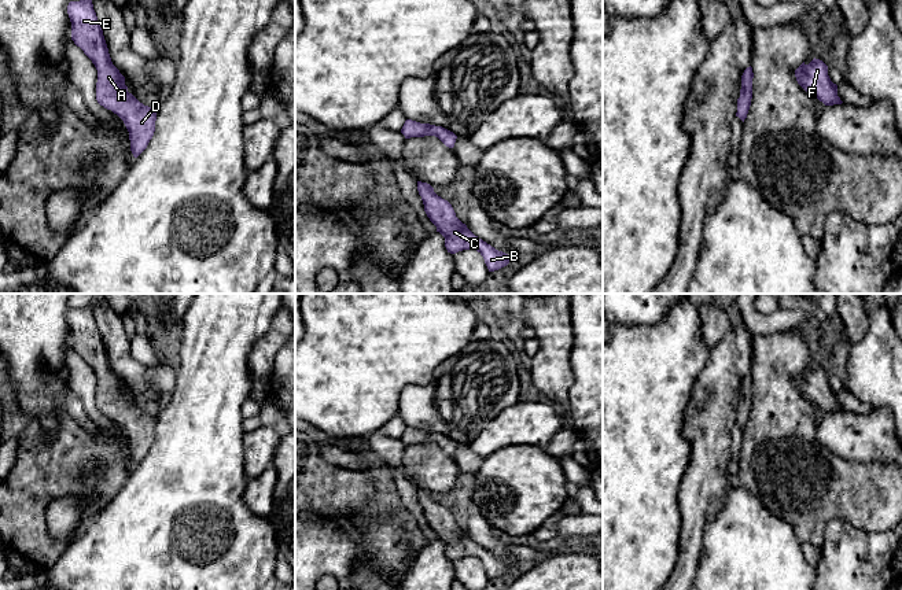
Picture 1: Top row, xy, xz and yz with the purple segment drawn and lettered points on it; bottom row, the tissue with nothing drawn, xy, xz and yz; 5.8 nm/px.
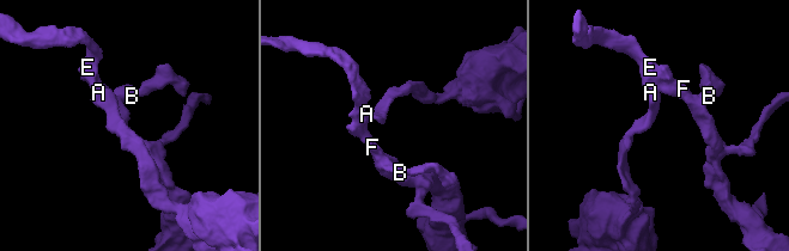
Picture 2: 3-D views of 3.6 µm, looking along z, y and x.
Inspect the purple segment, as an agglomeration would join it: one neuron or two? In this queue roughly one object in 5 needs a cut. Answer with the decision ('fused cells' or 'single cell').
single cell

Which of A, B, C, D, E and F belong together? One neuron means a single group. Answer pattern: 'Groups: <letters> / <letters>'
Groups: A B C D E F

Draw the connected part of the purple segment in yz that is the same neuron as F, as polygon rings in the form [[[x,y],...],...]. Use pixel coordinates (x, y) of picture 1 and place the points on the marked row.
[[[813,59],[809,64],[805,62],[795,70],[798,84],[810,95],[814,95],[825,106],[842,104],[837,96],[837,85],[828,75],[828,66]]]

